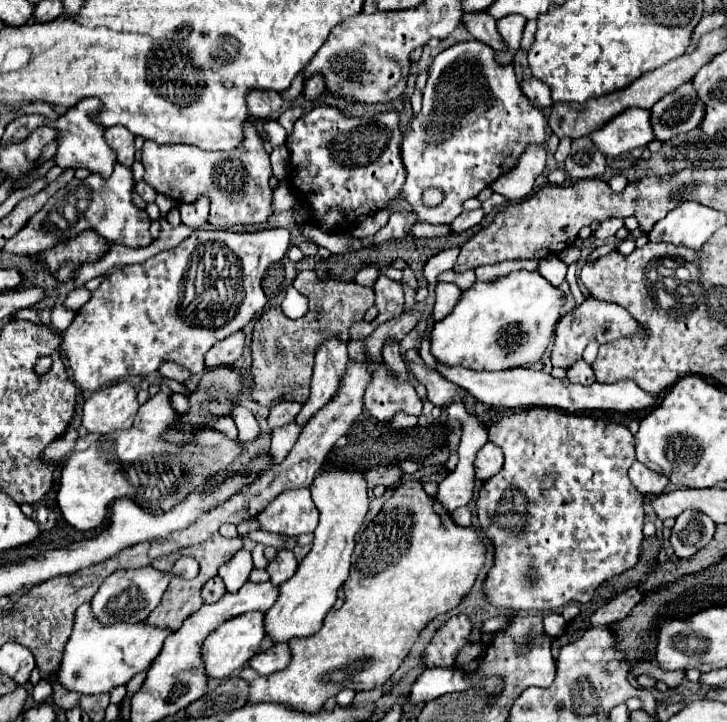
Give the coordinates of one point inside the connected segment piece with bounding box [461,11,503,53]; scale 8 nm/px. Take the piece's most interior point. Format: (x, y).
(481, 25)

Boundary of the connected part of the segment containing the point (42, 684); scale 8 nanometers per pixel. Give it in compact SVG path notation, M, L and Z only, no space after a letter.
M41 679L41 681L35 685L35 701L45 701L51 693L53 693L53 683L51 683L51 681Z

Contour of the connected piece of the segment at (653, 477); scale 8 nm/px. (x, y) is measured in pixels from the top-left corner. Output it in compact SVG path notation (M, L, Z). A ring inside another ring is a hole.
M635 461L629 469L629 477L633 481L633 485L643 493L643 495L661 495L667 487L667 477L647 469L643 463Z

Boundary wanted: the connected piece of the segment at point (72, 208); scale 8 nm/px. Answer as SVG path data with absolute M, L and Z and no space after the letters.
M121 163L115 165L113 177L109 181L103 181L103 177L97 177L95 173L89 175L85 181L73 179L67 187L59 189L59 193L55 193L55 197L51 197L49 203L39 213L35 213L33 219L13 239L5 243L3 251L35 257L47 249L53 249L61 241L77 237L83 231L95 231L107 243L115 241L133 249L147 247L153 241L149 235L151 221L145 211L133 205L131 189L133 189L133 173Z

